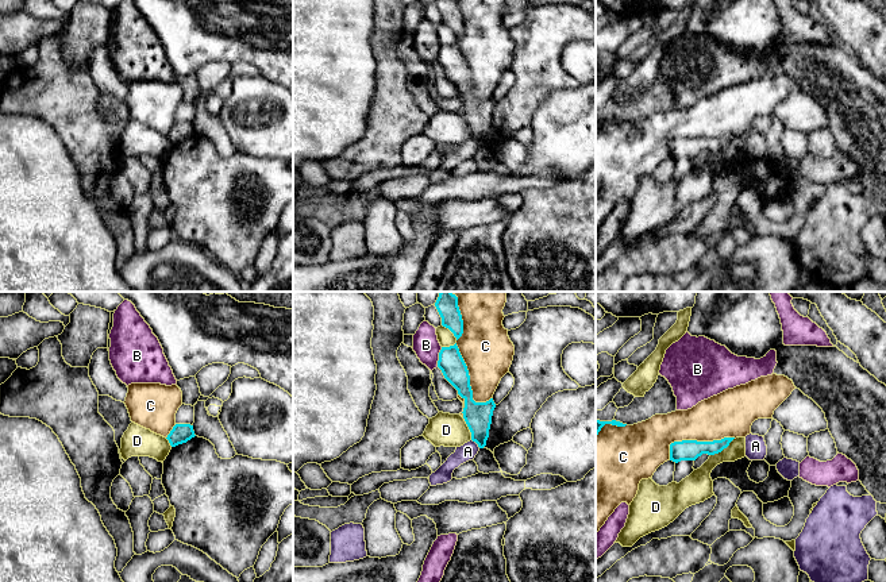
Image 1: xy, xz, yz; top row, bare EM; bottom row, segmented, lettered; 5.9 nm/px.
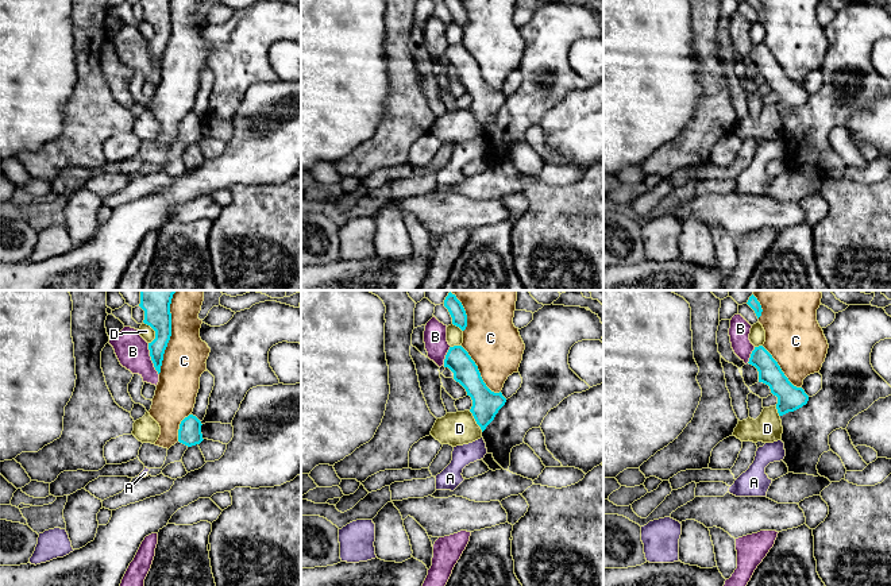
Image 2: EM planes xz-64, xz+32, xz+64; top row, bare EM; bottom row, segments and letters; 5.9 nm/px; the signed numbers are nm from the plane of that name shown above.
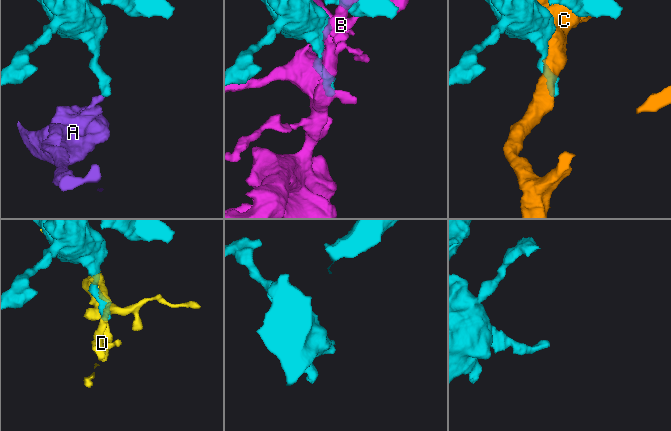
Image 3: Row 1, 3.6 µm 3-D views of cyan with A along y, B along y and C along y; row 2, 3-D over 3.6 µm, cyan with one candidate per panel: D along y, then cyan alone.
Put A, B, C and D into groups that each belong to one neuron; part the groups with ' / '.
A / B / C / D

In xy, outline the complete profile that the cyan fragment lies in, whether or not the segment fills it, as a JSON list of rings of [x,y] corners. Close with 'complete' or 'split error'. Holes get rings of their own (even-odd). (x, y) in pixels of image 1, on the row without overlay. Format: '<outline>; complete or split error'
[[[176,122],[170,131],[167,132],[167,138],[172,144],[176,144],[178,142],[186,140],[192,135],[194,135],[193,123],[190,122]]]; complete

